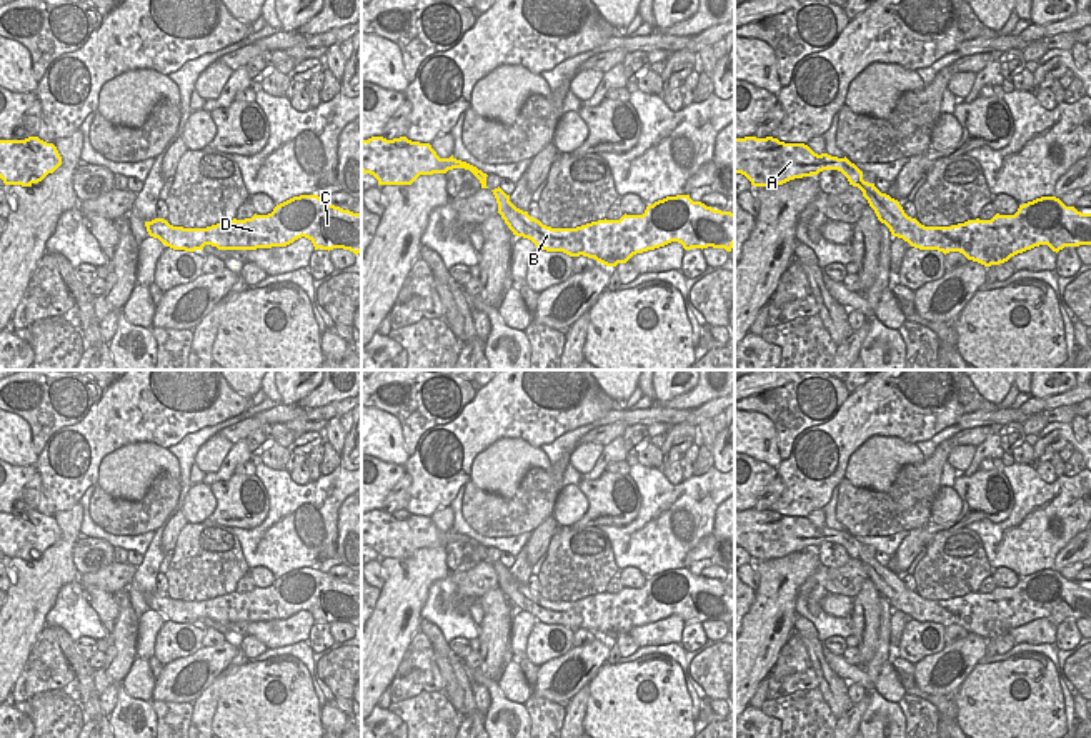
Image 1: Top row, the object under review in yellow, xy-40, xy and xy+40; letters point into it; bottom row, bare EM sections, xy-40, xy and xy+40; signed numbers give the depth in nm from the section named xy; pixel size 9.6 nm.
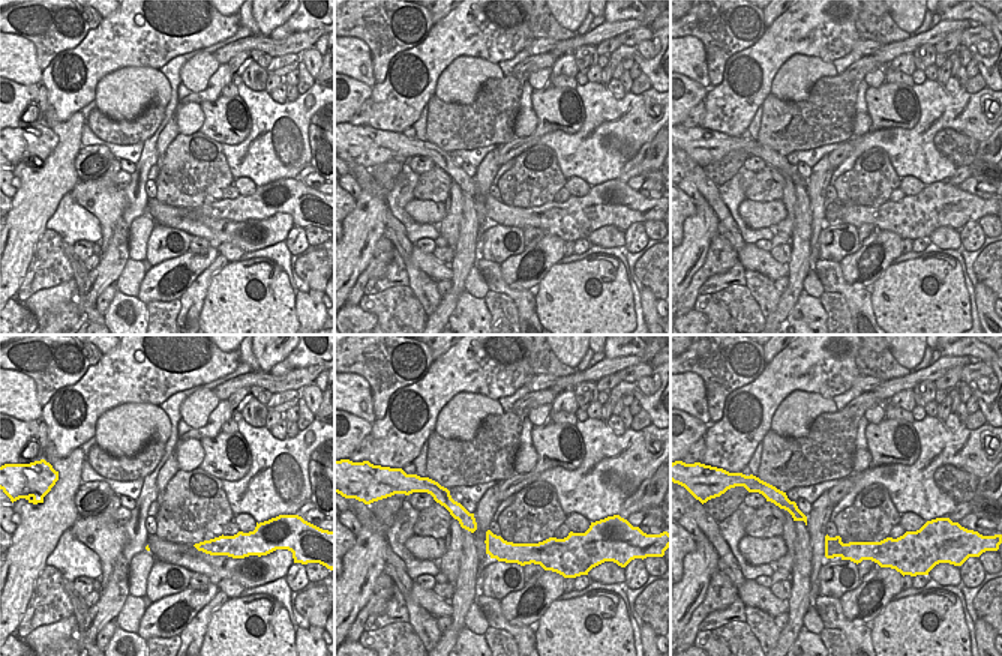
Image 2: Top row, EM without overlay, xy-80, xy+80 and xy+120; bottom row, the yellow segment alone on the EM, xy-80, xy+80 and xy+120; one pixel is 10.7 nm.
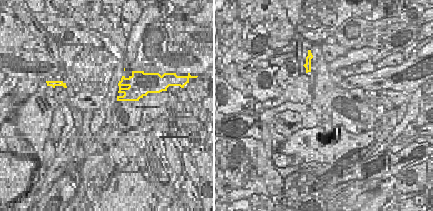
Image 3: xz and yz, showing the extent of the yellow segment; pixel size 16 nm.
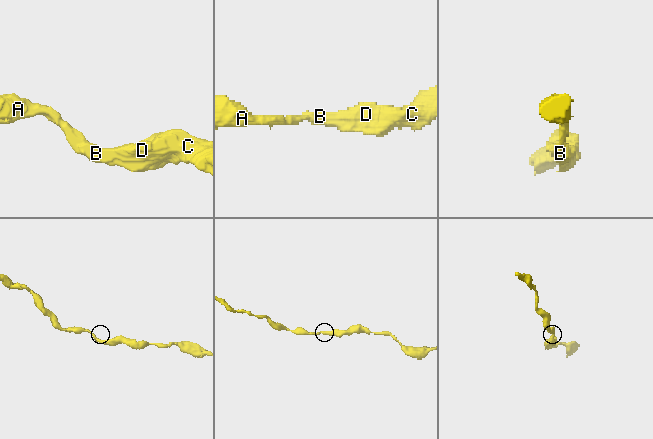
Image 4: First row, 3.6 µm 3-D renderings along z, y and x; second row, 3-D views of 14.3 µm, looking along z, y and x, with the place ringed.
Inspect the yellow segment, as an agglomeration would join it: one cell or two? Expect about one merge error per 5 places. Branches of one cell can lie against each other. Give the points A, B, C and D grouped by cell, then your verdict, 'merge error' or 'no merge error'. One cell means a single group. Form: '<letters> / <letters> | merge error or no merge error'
A B C D | no merge error

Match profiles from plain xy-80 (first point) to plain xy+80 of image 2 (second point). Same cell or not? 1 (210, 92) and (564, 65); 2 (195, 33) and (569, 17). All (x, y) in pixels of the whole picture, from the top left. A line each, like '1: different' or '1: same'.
1: same
2: different

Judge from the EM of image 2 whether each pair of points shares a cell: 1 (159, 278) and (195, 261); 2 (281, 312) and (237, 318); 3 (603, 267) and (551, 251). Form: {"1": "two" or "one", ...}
{"1": "one", "2": "one", "3": "two"}

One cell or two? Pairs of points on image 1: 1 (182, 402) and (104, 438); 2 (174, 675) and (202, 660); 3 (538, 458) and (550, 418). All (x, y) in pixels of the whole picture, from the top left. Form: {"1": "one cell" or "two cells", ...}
{"1": "one cell", "2": "one cell", "3": "two cells"}

